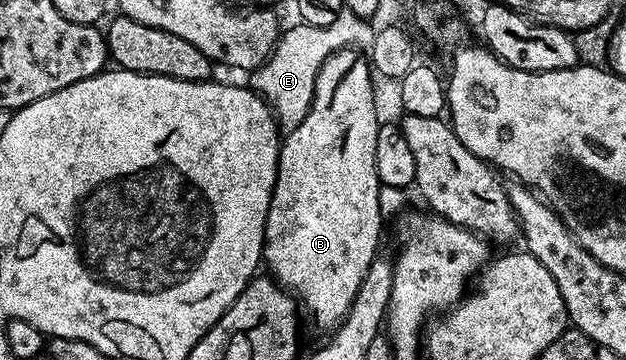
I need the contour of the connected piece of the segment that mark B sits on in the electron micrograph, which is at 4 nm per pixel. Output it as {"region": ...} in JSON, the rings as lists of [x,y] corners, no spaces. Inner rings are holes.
{"region":[[[347,47],[339,49],[329,55],[317,71],[316,85],[313,87],[313,95],[308,113],[304,121],[294,132],[287,134],[283,138],[280,146],[280,162],[276,168],[276,189],[272,192],[270,207],[268,208],[268,222],[264,225],[264,251],[262,254],[263,264],[268,265],[267,272],[287,292],[291,293],[293,298],[302,306],[312,317],[315,325],[320,329],[333,330],[343,321],[345,314],[351,306],[352,300],[358,294],[359,285],[371,265],[371,261],[378,254],[380,245],[380,228],[386,225],[386,219],[380,213],[380,180],[378,171],[374,167],[374,143],[378,139],[378,131],[381,122],[376,121],[376,93],[372,90],[372,81],[374,74],[370,68],[370,62],[367,56],[362,55],[361,50],[356,47]]]}

